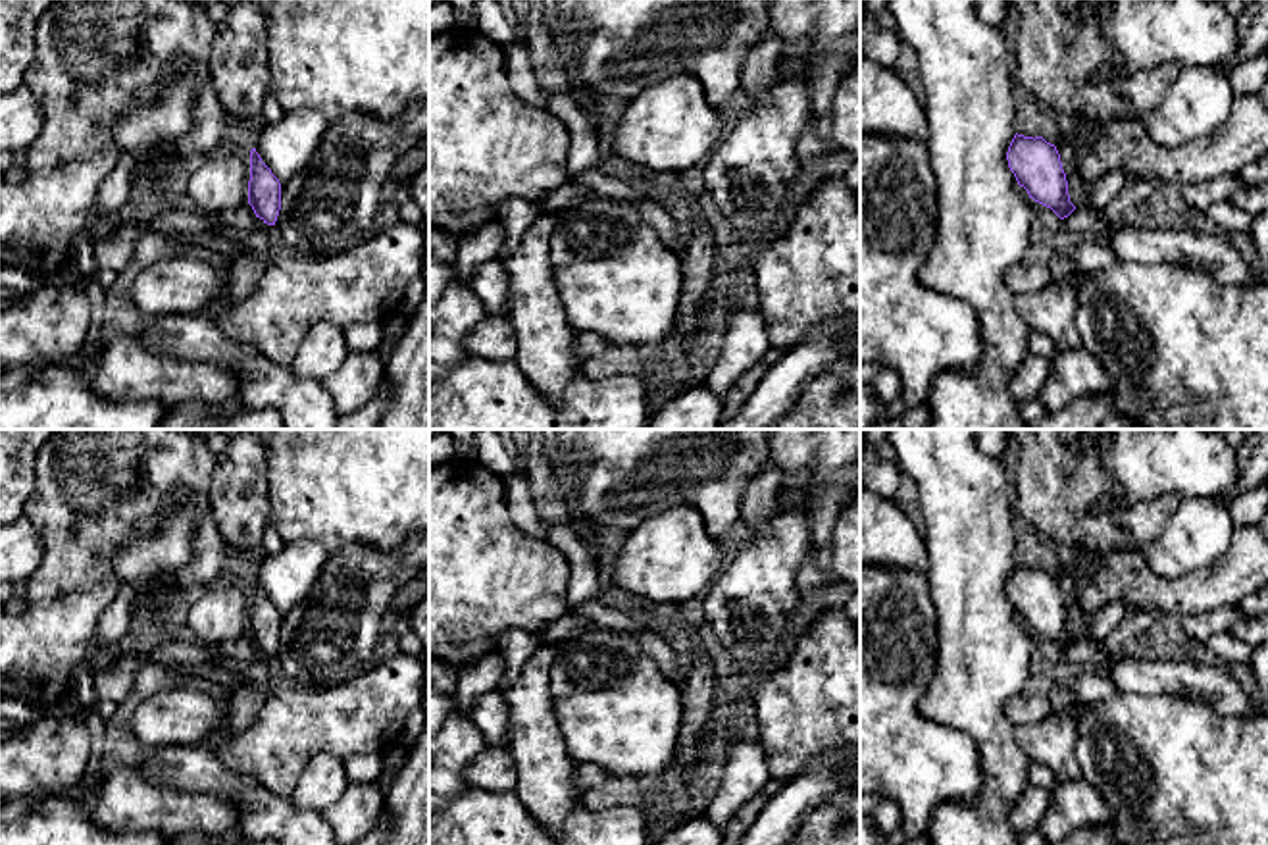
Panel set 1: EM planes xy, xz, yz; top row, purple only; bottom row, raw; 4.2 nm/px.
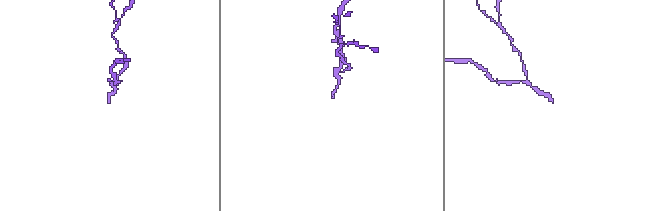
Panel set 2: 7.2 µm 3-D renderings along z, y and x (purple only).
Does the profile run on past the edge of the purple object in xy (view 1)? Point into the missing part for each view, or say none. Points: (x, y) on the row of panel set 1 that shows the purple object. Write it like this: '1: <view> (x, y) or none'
1: none

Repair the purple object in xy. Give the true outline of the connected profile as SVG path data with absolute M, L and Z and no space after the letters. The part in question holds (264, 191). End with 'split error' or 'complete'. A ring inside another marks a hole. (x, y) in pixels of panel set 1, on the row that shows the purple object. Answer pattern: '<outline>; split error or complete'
M256 148L250 150L248 204L256 218L267 225L275 225L281 210L281 183L262 162Z; complete

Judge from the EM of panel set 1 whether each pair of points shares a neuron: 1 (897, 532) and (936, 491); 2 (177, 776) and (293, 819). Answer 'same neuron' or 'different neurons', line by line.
1: different neurons
2: same neuron

